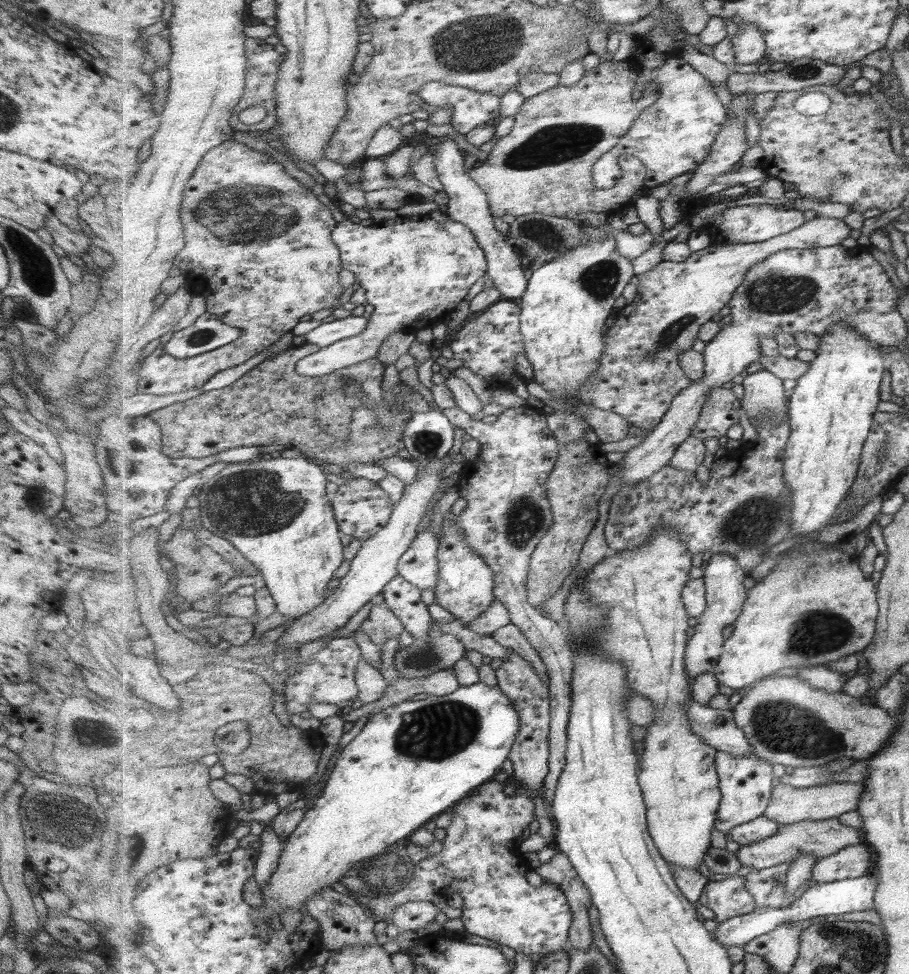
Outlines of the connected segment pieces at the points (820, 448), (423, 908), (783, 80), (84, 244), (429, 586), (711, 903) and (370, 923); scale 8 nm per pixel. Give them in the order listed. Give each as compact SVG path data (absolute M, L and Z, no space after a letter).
M841 320L822 336L818 349L809 370L790 392L792 431L784 456L784 479L792 492L792 536L795 533L819 532L837 516L858 477L864 447L875 423L873 416L881 402L881 382L885 368L890 365L877 344Z
M419 901L396 906L394 914L389 916L399 931L415 931L435 920L440 909L433 902Z
M801 59L788 63L783 69L777 72L758 72L756 74L741 74L739 72L729 74L727 88L731 94L763 94L765 92L799 91L805 88L815 89L819 85L837 85L840 80L846 78L847 70L836 64L829 64L824 60Z
M52 213L45 218L42 228L51 235L53 244L59 246L65 253L80 257L80 254L86 252L87 247L92 243L81 230L74 231L63 226Z
M428 527L419 533L408 552L399 562L398 574L403 575L419 590L437 592L439 582L439 554L440 540Z
M739 874L720 881L709 881L700 901L715 911L714 920L718 923L749 914L758 907L755 897L746 887L746 877Z
M332 887L322 888L313 898L309 899L306 910L322 924L322 941L326 950L340 951L346 946L356 944L376 945L375 920L367 916L367 912L355 900L333 890Z

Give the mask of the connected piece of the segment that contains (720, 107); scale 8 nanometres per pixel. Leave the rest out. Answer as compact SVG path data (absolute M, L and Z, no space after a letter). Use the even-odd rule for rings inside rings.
M678 54L667 55L670 59L656 69L649 72L642 71L639 78L638 88L635 88L637 100L645 95L647 84L657 84L659 100L647 108L637 120L628 134L611 154L604 155L595 164L595 182L599 188L611 189L613 184L609 182L609 176L615 180L615 162L624 155L635 156L648 168L646 185L649 188L662 185L675 176L687 174L689 170L696 168L710 156L715 140L719 138L719 132L726 127L728 110L719 99L716 87L695 70L683 57ZM611 172L611 174L609 174Z

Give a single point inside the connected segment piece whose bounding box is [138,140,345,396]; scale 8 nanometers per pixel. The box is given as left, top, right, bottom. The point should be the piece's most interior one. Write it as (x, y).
(264, 281)

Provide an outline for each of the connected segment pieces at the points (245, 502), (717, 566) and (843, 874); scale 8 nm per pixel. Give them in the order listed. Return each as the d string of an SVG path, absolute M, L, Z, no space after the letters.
M305 456L297 458L272 458L268 460L255 460L247 461L243 463L229 463L226 467L219 471L219 473L211 478L207 483L201 486L200 495L197 497L199 499L199 508L202 510L202 523L211 528L211 532L215 532L217 536L223 536L227 540L230 540L235 544L239 551L248 558L250 562L255 564L255 567L261 573L264 581L266 582L266 588L271 592L271 595L275 598L277 602L277 612L281 615L289 617L289 619L297 619L308 614L312 610L317 609L319 606L323 605L327 599L329 599L329 582L335 579L335 572L341 568L341 564L345 561L345 556L343 556L343 542L341 542L342 529L339 526L338 520L334 512L334 505L331 501L331 494L333 492L333 487L330 482L327 481L327 472L321 468L317 463L313 463Z
M725 553L712 555L702 569L704 569L703 581L706 582L707 588L707 607L705 614L697 618L695 633L686 646L686 669L693 682L706 672L714 672L724 651L728 637L726 633L743 613L749 592L743 582L749 574L739 565L739 558L735 555Z
M865 844L844 848L833 856L819 860L812 878L816 882L835 882L872 874L876 854Z

